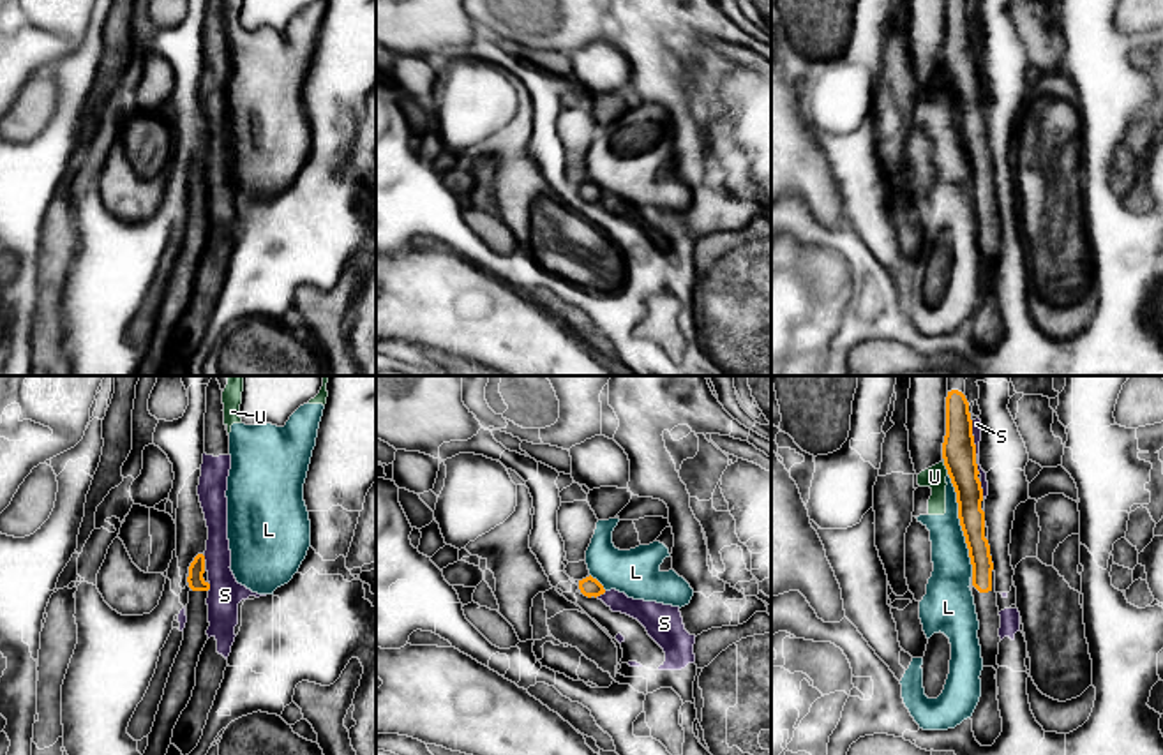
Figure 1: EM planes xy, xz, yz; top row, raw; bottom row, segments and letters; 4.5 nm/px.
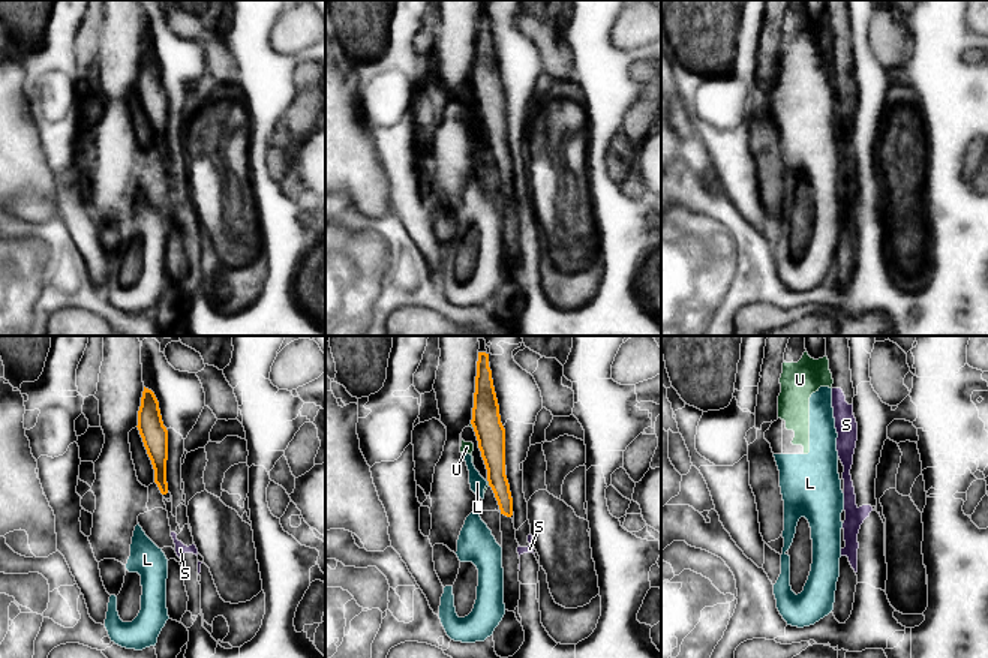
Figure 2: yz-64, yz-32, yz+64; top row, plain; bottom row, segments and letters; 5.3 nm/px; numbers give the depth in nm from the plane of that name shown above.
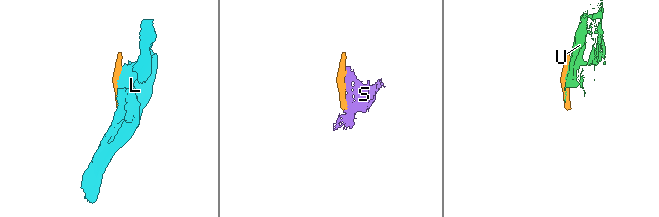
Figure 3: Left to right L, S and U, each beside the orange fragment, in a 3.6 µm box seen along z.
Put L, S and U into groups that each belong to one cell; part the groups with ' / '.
L U / S

